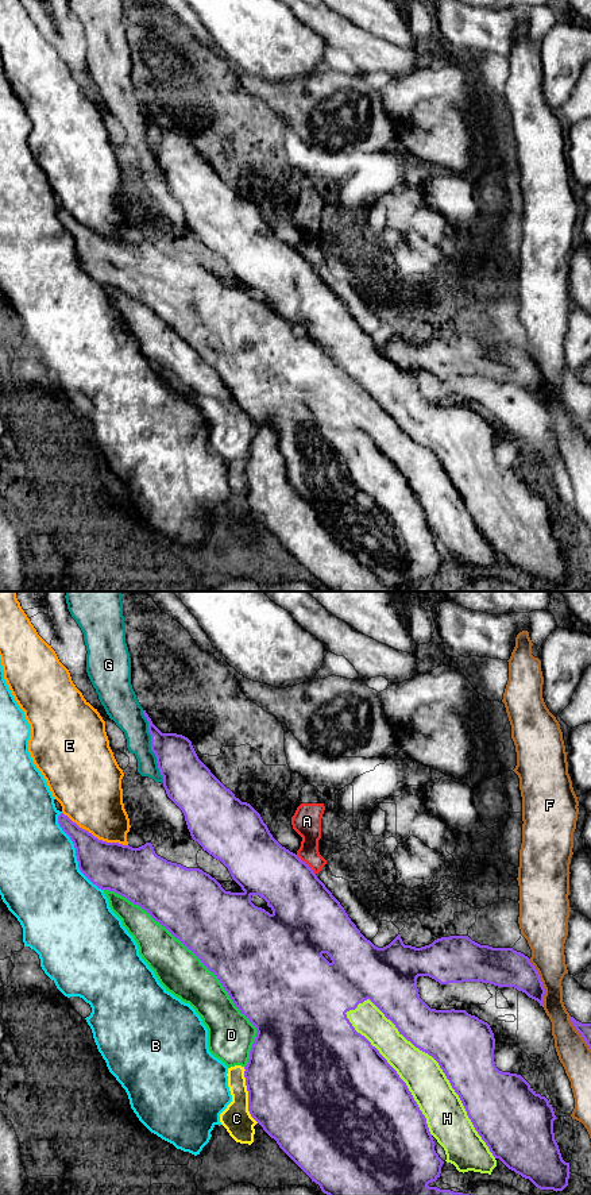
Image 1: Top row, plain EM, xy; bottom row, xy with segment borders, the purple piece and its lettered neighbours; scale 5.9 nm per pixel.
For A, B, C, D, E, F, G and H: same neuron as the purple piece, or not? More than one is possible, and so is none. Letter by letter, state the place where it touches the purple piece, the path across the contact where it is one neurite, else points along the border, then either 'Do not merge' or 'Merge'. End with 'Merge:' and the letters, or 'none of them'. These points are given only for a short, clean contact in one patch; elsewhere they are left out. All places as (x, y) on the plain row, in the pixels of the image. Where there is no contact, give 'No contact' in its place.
A: Touches purple at xy (306, 259). Do not merge
B: Touches purple at xy (76, 247). Do not merge
C: Touches purple at xy (248, 490). Do not merge
D: Touches purple at xy (205, 361). Do not merge
E: Touches purple at xy (93, 231). Do not merge
F: Touches purple at xy (541, 378). Do not merge
G: Touches purple at xy (151, 142). Do not merge
H: Touches purple at xy (437, 457). Merge
Merge: H

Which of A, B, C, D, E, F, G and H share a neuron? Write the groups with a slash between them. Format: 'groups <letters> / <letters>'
groups A / B E / C / D / F / G / H

